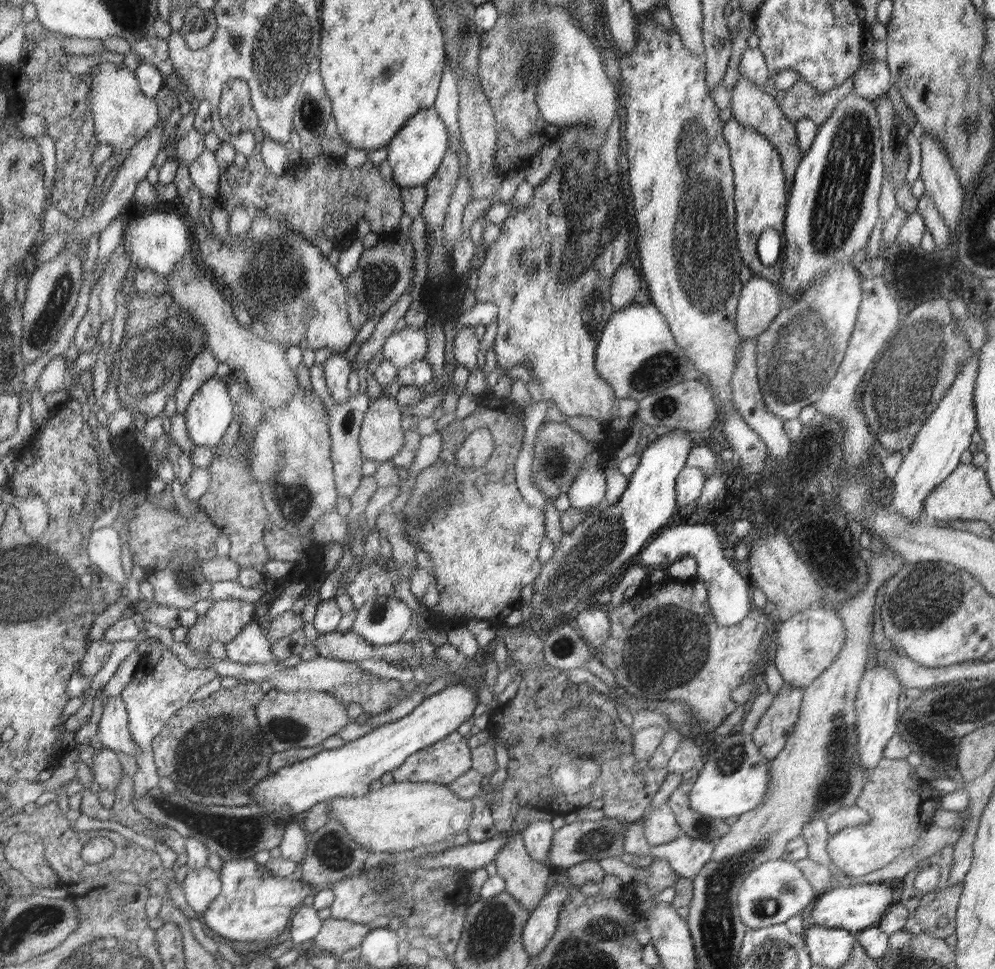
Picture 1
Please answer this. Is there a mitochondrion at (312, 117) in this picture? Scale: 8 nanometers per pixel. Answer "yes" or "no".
yes

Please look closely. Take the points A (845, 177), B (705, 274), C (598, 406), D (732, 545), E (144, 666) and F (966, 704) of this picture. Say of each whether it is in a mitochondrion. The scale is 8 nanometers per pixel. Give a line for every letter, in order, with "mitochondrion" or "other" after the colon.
A: mitochondrion
B: mitochondrion
C: other
D: other
E: other
F: mitochondrion

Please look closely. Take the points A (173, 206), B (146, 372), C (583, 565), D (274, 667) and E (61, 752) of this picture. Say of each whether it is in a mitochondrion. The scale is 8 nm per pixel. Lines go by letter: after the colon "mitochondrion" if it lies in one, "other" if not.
A: other
B: mitochondrion
C: mitochondrion
D: other
E: other

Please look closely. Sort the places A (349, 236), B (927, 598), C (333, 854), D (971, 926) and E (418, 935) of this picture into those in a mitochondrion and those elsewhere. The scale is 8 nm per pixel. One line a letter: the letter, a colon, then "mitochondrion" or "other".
A: other
B: mitochondrion
C: mitochondrion
D: other
E: other

